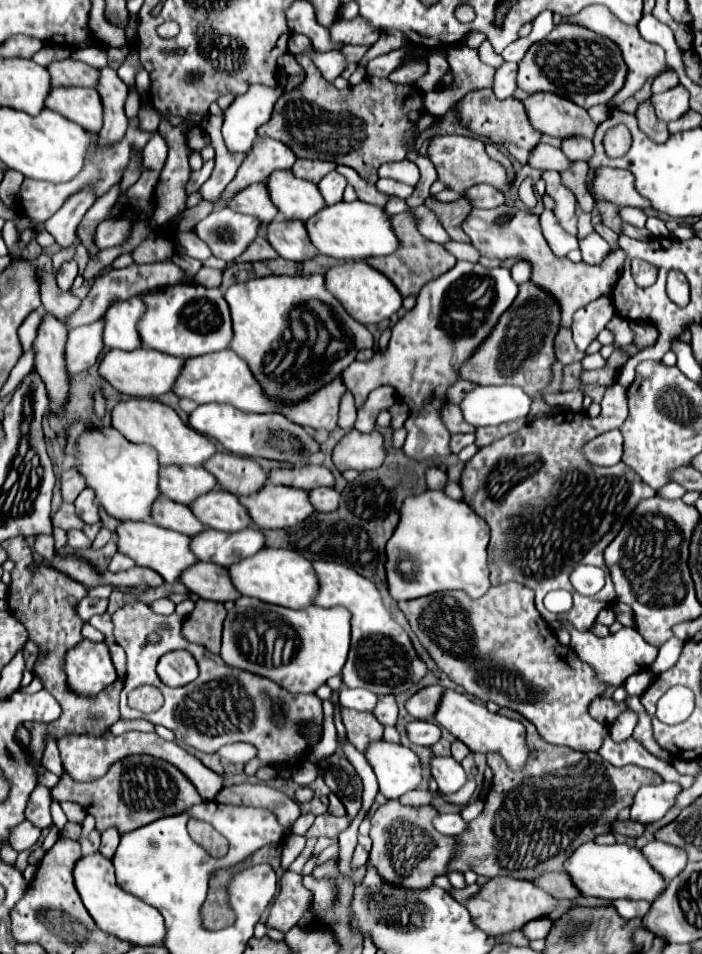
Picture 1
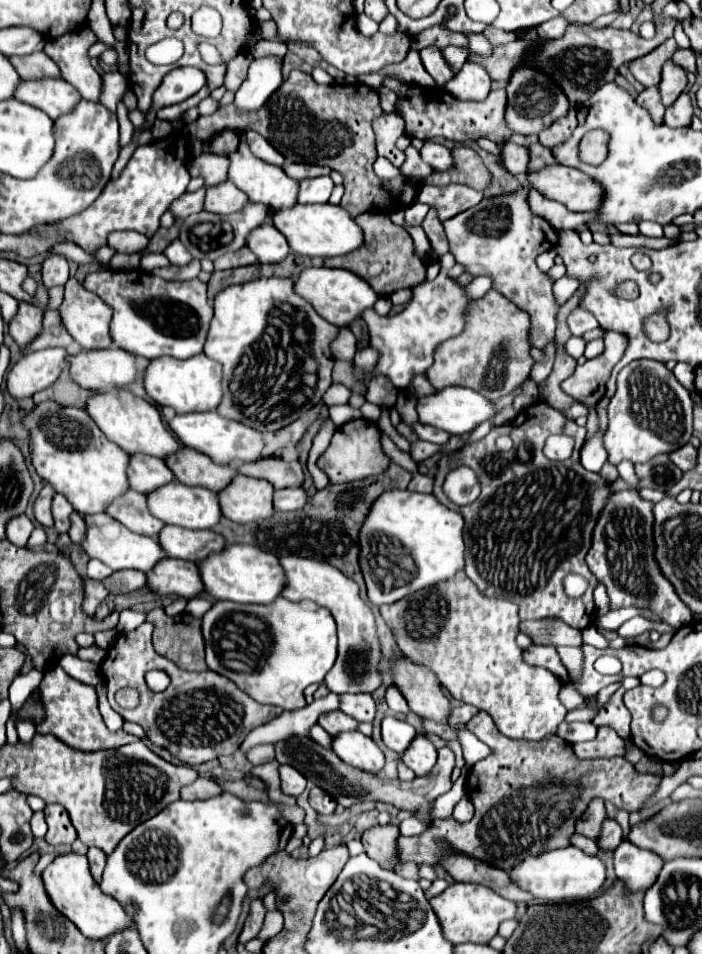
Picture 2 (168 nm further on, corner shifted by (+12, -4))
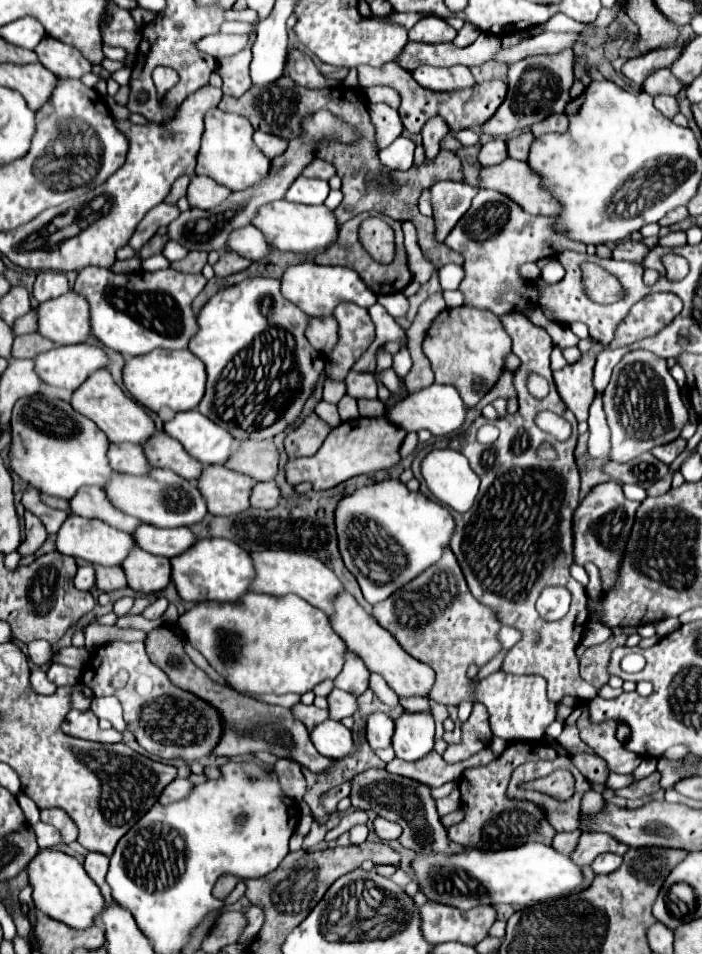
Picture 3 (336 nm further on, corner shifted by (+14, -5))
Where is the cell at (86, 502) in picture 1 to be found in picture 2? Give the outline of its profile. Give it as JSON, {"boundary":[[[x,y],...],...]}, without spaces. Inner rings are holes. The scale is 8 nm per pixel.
{"boundary":[[[55,493],[53,501],[51,501],[51,513],[53,513],[53,519],[55,519],[55,529],[59,533],[69,531],[69,515],[71,515],[71,511],[73,511],[71,503],[63,495]]]}

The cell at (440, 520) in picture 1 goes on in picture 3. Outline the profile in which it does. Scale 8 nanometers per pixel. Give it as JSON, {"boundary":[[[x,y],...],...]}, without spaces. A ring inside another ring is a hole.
{"boundary":[[[383,480],[365,488],[359,488],[355,494],[345,496],[335,512],[337,522],[337,536],[339,536],[339,550],[343,554],[347,570],[357,578],[363,596],[369,604],[377,604],[385,598],[389,598],[393,592],[409,584],[413,578],[423,574],[429,566],[437,564],[443,556],[443,550],[449,546],[455,520],[451,512],[429,500],[421,492],[411,492],[407,486],[399,480]]]}

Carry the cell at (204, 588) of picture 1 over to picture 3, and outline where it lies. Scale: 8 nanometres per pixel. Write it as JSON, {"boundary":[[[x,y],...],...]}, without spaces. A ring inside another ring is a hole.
{"boundary":[[[137,548],[137,552],[133,552],[133,556],[129,556],[129,560],[121,564],[121,568],[125,568],[129,588],[137,592],[145,592],[145,594],[161,592],[171,584],[169,558],[149,554],[141,548]]]}

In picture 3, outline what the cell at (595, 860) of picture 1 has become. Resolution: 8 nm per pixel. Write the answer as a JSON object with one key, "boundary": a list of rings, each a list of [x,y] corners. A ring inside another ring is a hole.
{"boundary":[[[523,844],[521,848],[509,848],[501,852],[477,852],[465,850],[461,856],[421,856],[417,854],[413,862],[413,878],[419,882],[421,890],[429,900],[439,900],[441,904],[453,904],[455,908],[473,908],[477,904],[513,904],[513,906],[531,906],[545,900],[561,898],[577,890],[583,882],[583,870],[567,854],[557,852],[545,844]]]}

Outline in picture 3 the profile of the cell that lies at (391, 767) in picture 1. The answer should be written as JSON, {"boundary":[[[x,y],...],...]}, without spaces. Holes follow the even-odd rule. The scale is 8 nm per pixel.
{"boundary":[[[327,720],[325,724],[319,724],[311,732],[311,740],[323,756],[333,760],[349,758],[357,752],[357,744],[353,740],[351,730],[335,720]]]}

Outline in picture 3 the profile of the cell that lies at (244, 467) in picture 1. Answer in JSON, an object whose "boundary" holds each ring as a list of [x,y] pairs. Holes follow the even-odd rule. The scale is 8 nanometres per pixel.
{"boundary":[[[163,432],[153,436],[153,440],[149,440],[149,444],[143,444],[143,448],[149,464],[155,468],[173,470],[189,482],[197,482],[203,474],[205,466],[197,458],[187,454],[177,440]]]}

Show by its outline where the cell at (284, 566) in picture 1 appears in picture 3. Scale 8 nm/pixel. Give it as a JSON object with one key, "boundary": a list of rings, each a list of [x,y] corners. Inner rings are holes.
{"boundary":[[[201,538],[193,548],[189,548],[189,552],[175,556],[171,564],[173,584],[177,586],[179,596],[191,602],[237,602],[249,592],[249,586],[255,580],[255,564],[251,554],[225,538]]]}

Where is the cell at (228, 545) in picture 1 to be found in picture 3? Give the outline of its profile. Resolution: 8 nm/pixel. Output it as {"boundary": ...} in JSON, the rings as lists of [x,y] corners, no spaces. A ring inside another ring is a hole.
{"boundary":[[[141,524],[141,528],[137,528],[137,534],[133,534],[133,538],[137,540],[139,548],[167,558],[187,552],[197,542],[195,534],[185,526],[169,530],[151,524]]]}

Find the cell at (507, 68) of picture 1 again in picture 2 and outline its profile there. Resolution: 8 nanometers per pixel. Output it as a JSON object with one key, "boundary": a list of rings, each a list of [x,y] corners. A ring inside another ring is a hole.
{"boundary":[[[465,63],[461,67],[461,71],[443,85],[443,89],[447,93],[455,95],[455,99],[481,101],[491,91],[491,77],[481,65]]]}

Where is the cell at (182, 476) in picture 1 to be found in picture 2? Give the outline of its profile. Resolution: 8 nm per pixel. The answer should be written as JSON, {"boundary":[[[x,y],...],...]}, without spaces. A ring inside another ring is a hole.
{"boundary":[[[129,455],[127,477],[129,487],[139,493],[149,493],[175,479],[165,461],[153,455]]]}

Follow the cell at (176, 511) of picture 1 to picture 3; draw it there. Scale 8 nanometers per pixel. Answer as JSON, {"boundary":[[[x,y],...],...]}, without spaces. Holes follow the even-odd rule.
{"boundary":[[[99,486],[93,488],[81,488],[81,492],[77,492],[77,496],[73,496],[71,504],[71,512],[83,518],[99,518],[107,524],[111,524],[113,528],[119,528],[127,534],[133,534],[141,520],[137,520],[135,516],[129,516],[125,512],[121,512],[107,496],[107,492]]]}

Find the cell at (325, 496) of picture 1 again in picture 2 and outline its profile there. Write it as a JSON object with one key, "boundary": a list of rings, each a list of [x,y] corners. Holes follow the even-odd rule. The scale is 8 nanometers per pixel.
{"boundary":[[[301,487],[277,489],[273,495],[273,503],[277,511],[297,511],[307,503],[307,495]]]}

